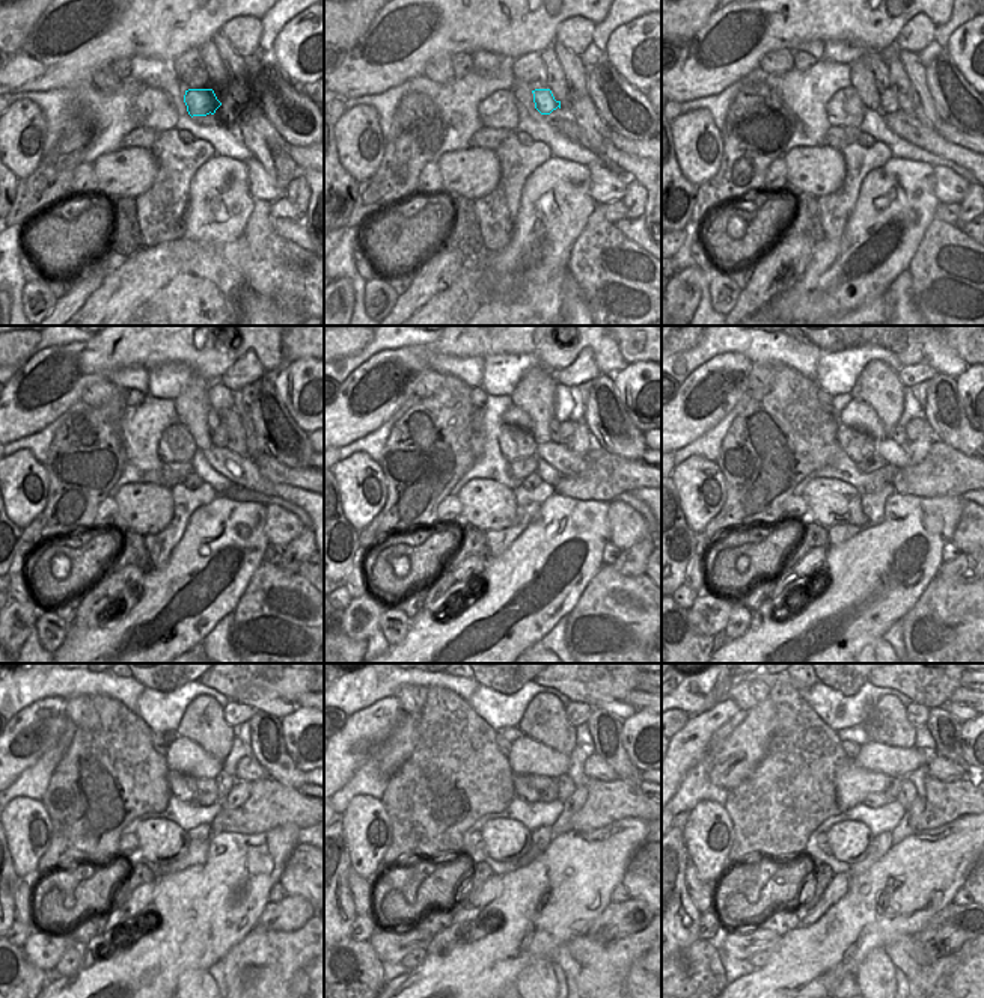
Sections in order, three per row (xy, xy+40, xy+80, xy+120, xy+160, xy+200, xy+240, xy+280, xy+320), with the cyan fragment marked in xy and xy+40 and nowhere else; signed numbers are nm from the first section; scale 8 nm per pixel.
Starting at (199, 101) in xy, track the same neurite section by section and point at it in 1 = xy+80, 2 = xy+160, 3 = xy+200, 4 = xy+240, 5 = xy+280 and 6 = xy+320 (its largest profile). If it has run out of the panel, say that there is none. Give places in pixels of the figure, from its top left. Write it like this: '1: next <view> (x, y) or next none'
1: next xy+80 (888, 98)
2: next xy+160 (565, 428)
3: next xy+200 (916, 428)
4: next xy+240 (249, 769)
5: next xy+280 (594, 768)
6: next xy+320 (938, 768)

